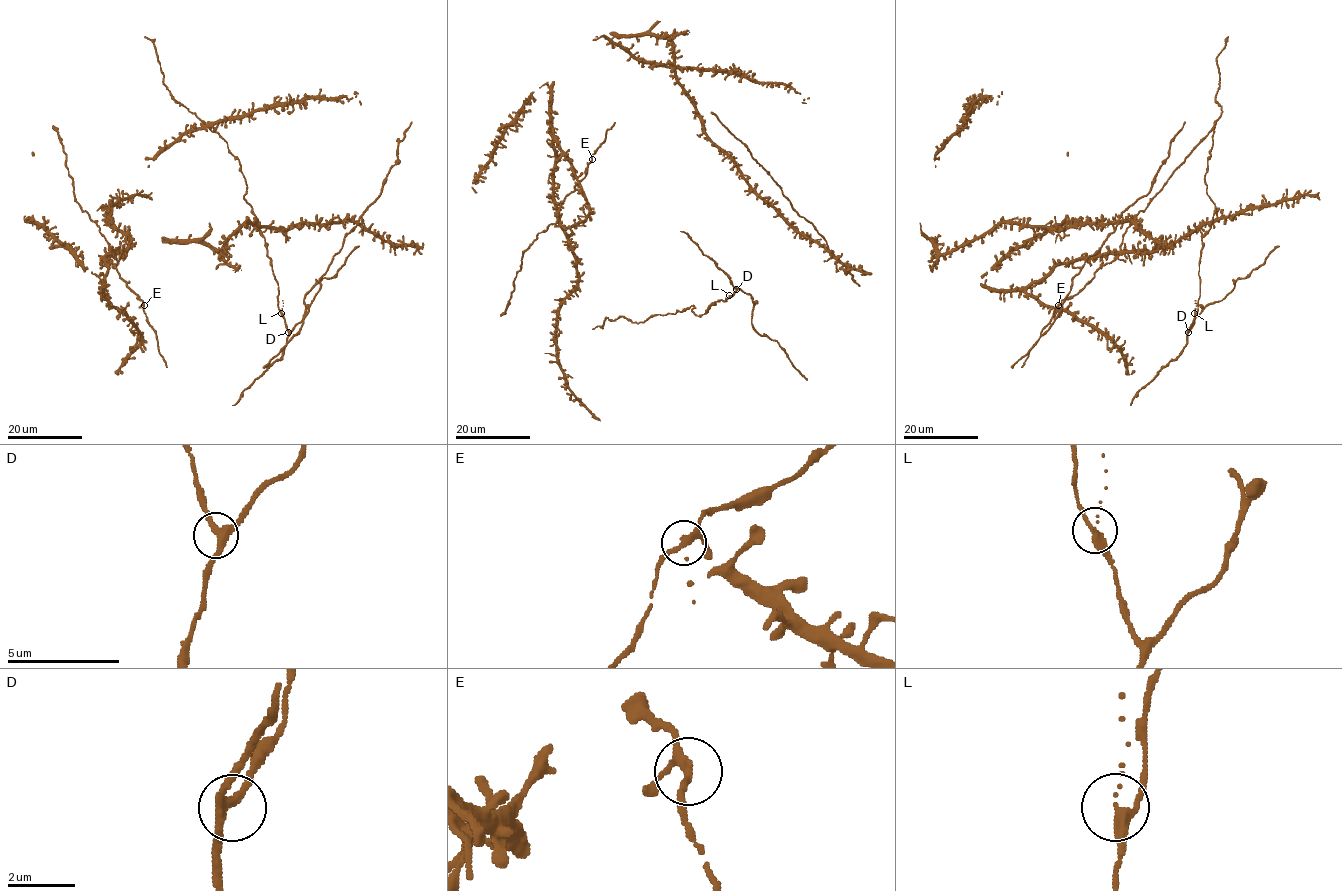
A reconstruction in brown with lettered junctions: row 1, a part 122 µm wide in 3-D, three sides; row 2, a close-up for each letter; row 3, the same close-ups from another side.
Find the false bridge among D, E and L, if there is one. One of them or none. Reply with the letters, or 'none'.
L

